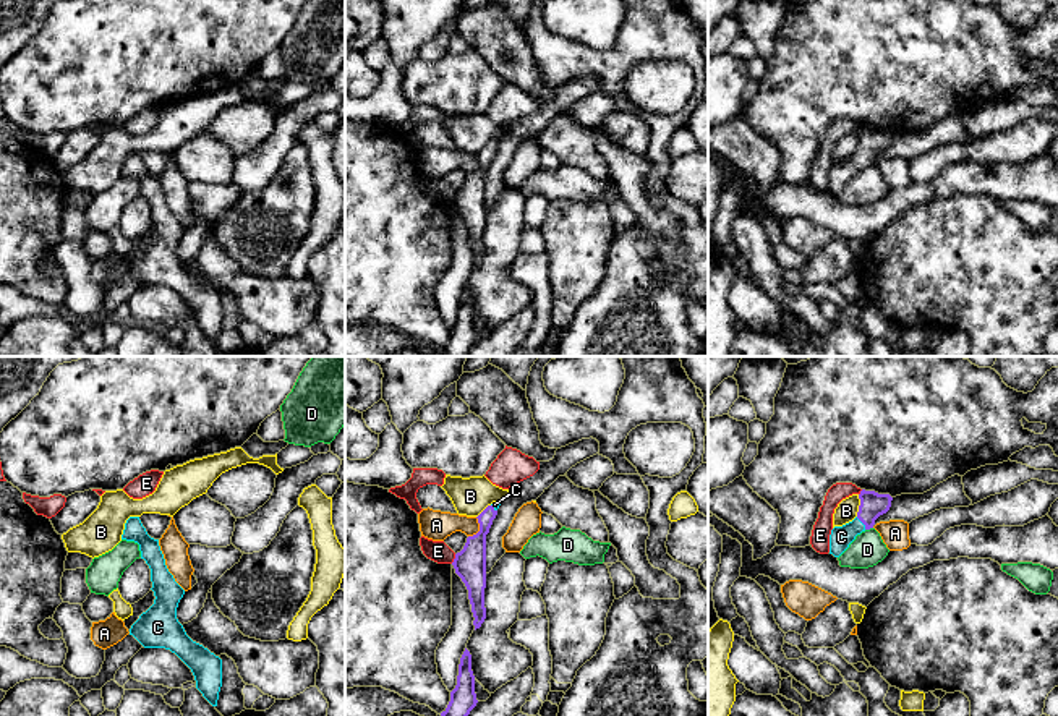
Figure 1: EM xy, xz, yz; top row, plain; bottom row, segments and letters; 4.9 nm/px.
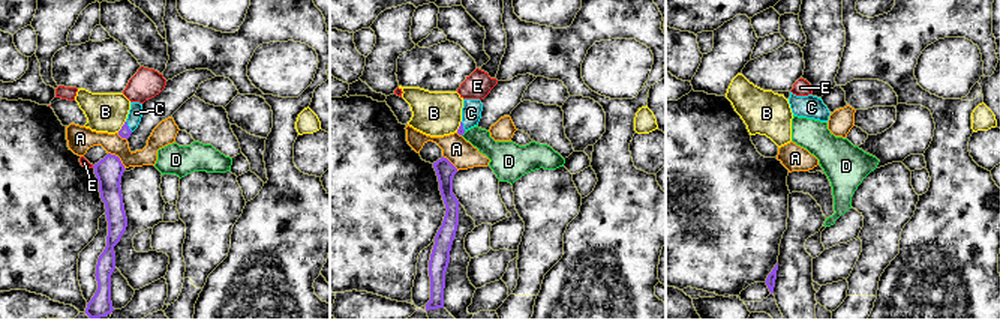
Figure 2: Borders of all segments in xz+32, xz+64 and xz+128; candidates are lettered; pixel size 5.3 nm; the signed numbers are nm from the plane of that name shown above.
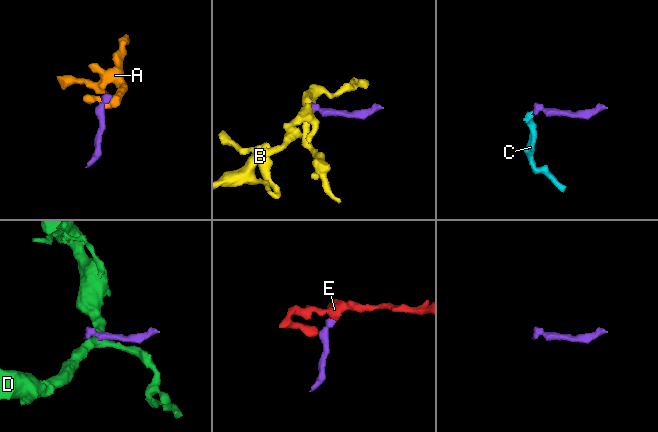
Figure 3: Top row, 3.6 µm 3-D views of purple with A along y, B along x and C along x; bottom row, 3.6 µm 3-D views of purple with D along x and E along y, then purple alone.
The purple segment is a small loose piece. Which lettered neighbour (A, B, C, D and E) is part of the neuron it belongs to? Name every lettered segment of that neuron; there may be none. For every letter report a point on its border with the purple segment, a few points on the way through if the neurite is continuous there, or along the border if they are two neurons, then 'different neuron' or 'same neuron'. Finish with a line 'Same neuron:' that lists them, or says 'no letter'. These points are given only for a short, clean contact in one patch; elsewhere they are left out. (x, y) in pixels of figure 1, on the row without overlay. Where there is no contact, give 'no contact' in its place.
A: xz (480, 166) | along xz (477, 154), (478, 167), (469, 174) | different neuron
B: yz (859, 143) | along yz (859, 132), (859, 148), (856, 153) | different neuron
C: yz (862, 159) | across yz (872, 141), (862, 159), (841, 174) | same neuron
D: yz (869, 166) | along yz (872, 164), (866, 167) | different neuron
E: xz (454, 196) | different neuron
Same neuron: C

